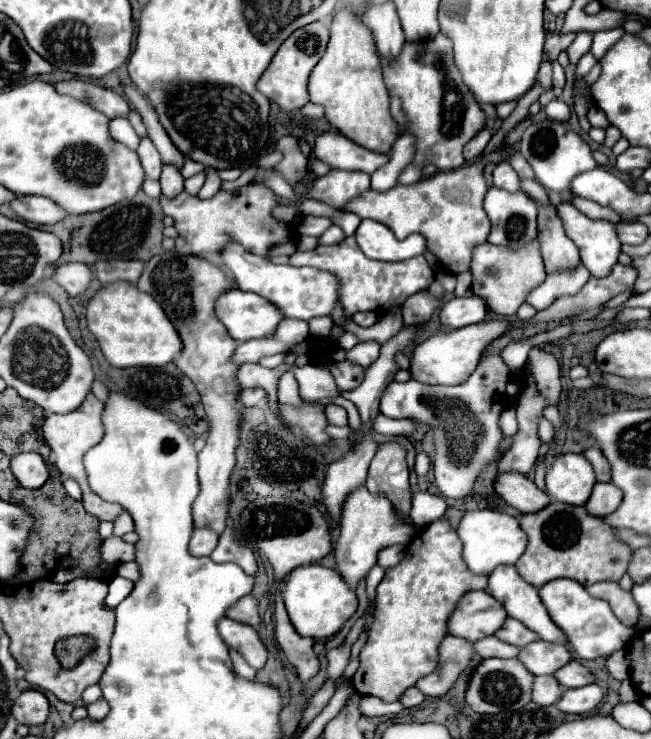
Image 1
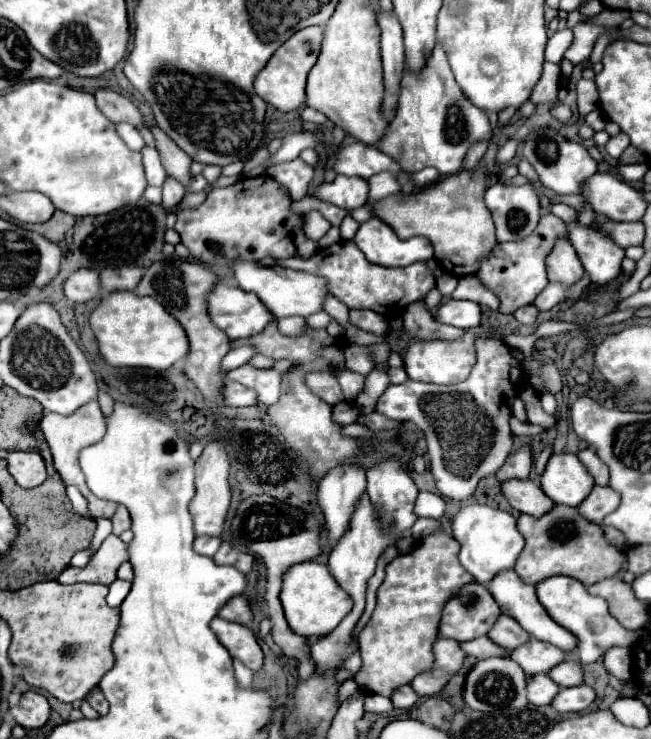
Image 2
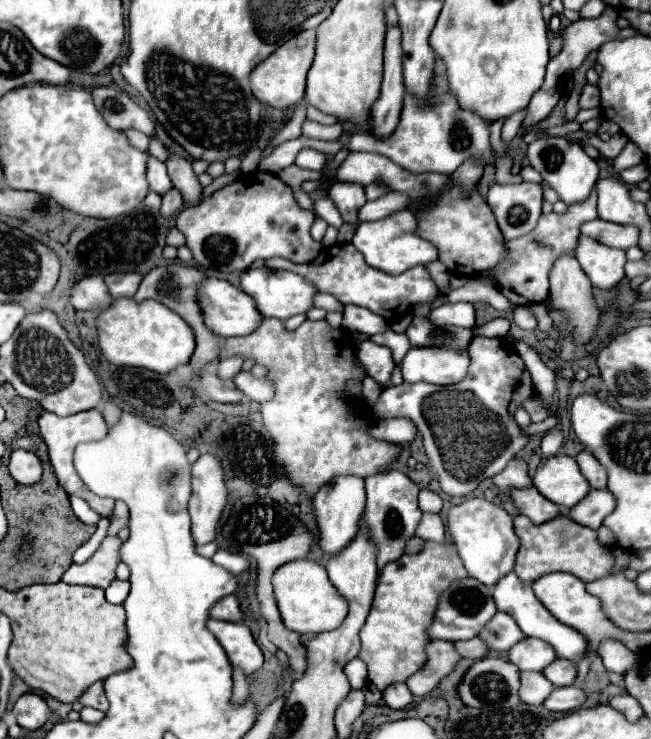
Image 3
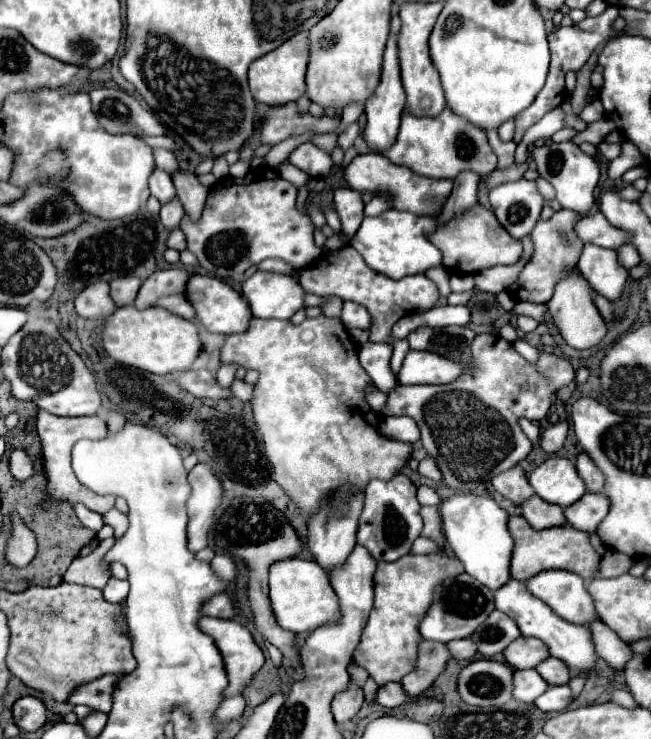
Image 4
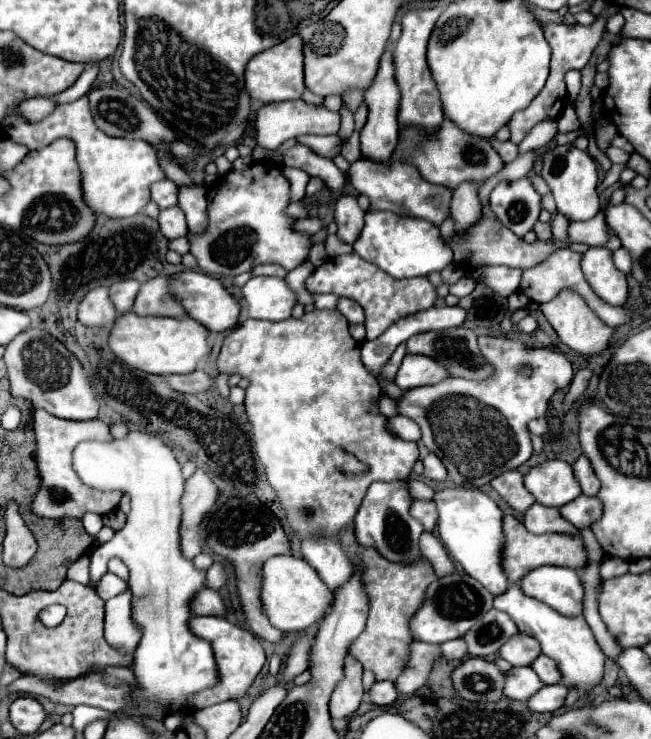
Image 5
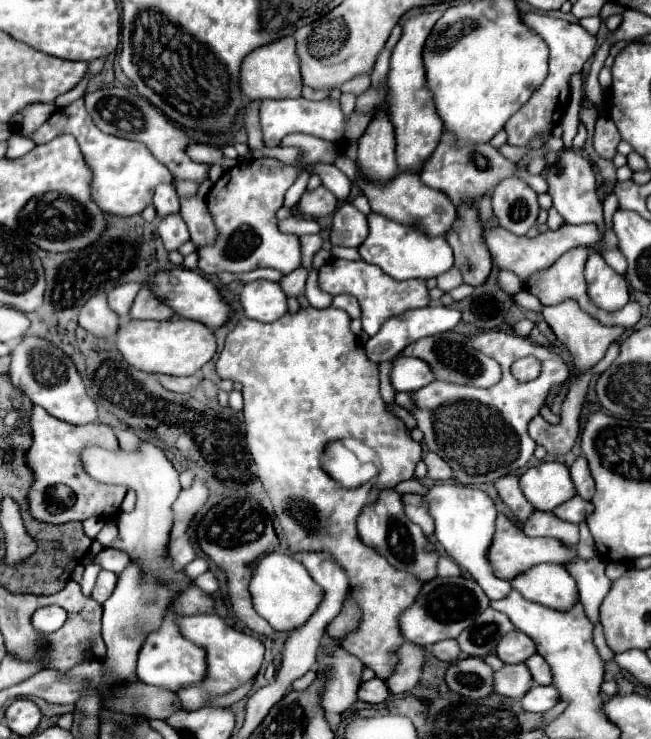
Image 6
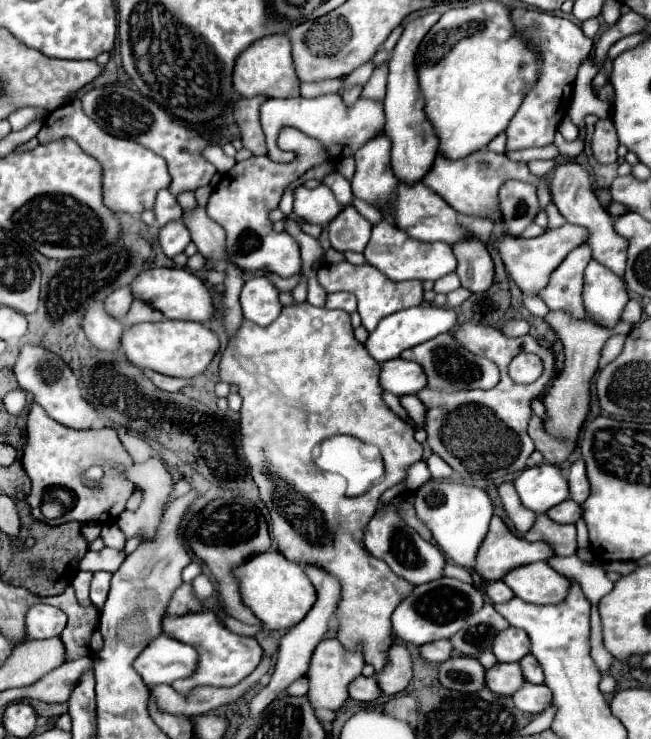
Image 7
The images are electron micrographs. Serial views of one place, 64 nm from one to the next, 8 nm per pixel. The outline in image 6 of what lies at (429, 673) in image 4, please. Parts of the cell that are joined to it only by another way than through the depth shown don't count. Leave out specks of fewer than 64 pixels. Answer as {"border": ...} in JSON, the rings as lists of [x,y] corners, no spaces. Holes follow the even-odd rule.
{"border":[[[404,642],[398,652],[398,664],[394,666],[392,674],[386,680],[390,694],[408,692],[420,678],[420,666],[424,660],[424,650],[412,642]]]}

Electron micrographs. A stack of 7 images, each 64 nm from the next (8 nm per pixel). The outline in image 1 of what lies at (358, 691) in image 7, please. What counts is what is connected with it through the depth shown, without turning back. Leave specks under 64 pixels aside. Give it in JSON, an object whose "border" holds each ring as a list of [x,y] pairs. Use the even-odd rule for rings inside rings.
{"border":[[[408,688],[408,690],[400,696],[400,702],[402,702],[402,706],[404,706],[404,708],[418,706],[418,704],[422,704],[424,700],[426,700],[426,696],[424,696],[424,694],[420,694],[420,690],[416,690],[416,688]]]}

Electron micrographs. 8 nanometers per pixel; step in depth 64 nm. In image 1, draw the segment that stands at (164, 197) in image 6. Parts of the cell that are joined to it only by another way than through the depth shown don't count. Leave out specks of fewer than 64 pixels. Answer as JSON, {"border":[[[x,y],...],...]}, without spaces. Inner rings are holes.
{"border":[[[142,138],[140,148],[138,148],[136,152],[138,152],[138,156],[140,156],[140,162],[142,162],[142,168],[144,168],[144,172],[146,172],[146,178],[150,178],[150,180],[160,180],[162,162],[160,162],[160,154],[158,154],[158,150],[154,148],[152,140],[150,140],[150,138]]]}

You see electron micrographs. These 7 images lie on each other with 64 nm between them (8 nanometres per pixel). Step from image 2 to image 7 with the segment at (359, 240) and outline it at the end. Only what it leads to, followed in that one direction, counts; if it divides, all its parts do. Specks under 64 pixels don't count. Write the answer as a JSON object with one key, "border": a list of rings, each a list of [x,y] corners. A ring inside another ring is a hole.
{"border":[[[382,220],[380,224],[376,224],[372,228],[372,238],[364,250],[364,256],[366,256],[368,264],[378,268],[384,276],[388,276],[394,282],[413,279],[435,282],[443,276],[456,272],[456,266],[458,266],[458,262],[452,254],[452,248],[448,244],[416,242],[416,240],[408,238],[400,228],[390,226],[386,220]]]}

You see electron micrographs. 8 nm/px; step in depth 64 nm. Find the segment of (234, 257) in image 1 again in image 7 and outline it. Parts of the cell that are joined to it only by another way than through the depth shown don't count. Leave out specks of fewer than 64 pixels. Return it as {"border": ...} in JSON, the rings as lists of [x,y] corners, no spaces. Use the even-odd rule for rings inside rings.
{"border":[[[250,278],[240,294],[240,304],[244,318],[258,324],[268,326],[274,318],[278,318],[282,304],[278,302],[278,290],[268,282],[268,278]]]}

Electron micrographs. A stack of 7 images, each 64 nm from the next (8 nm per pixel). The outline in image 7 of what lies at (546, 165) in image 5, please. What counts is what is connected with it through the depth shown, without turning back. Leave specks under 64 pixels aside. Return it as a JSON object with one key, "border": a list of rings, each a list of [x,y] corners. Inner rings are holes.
{"border":[[[566,162],[566,164],[556,166],[552,182],[550,182],[550,190],[552,190],[552,202],[556,204],[558,212],[566,218],[566,222],[582,226],[582,228],[588,230],[588,238],[582,244],[590,246],[592,258],[596,262],[604,264],[606,268],[610,268],[614,274],[618,274],[622,278],[624,276],[624,268],[626,268],[628,240],[624,240],[624,236],[620,236],[614,230],[612,216],[600,206],[598,198],[594,196],[592,182],[590,182],[590,176],[588,176],[586,168],[580,166],[578,162]]]}

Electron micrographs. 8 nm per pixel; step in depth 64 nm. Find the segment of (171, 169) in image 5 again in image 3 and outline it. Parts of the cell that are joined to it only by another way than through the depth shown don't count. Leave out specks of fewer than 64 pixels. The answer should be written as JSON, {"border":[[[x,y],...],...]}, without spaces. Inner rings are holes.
{"border":[[[155,137],[150,142],[148,150],[151,155],[156,156],[157,159],[161,160],[162,162],[165,162],[166,157],[168,156],[168,151],[164,148],[166,148],[165,145],[157,137]]]}

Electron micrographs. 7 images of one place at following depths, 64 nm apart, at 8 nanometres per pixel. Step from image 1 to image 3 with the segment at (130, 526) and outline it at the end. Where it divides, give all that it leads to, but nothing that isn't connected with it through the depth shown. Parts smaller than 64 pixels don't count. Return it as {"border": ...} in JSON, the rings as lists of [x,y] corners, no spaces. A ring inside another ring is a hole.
{"border":[[[116,500],[116,508],[114,508],[114,520],[110,522],[108,528],[108,536],[116,536],[120,528],[124,528],[128,522],[128,506],[122,500]]]}

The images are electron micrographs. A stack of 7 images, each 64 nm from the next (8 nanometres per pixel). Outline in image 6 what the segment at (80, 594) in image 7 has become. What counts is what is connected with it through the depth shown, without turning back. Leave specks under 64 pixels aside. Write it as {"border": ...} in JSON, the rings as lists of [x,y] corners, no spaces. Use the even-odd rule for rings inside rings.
{"border":[[[90,564],[90,566],[86,566],[86,568],[84,568],[84,576],[82,576],[82,580],[78,582],[78,584],[80,584],[80,588],[82,588],[82,594],[84,594],[84,596],[92,592],[98,572],[100,572],[101,569],[102,568],[100,566],[96,566],[96,564]]]}

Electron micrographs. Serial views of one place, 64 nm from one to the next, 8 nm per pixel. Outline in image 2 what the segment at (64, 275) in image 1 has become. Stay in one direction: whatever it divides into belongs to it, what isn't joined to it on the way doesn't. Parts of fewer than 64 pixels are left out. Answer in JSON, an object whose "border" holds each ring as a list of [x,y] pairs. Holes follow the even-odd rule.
{"border":[[[82,268],[82,270],[72,272],[70,278],[64,282],[64,292],[72,304],[100,300],[102,298],[102,284],[100,284],[98,272],[92,268]]]}

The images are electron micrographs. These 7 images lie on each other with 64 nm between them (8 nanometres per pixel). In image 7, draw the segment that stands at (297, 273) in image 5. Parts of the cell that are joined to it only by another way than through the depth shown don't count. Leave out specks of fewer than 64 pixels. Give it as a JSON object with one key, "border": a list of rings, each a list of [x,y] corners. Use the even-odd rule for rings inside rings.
{"border":[[[266,274],[266,278],[278,288],[278,290],[288,290],[288,292],[292,292],[292,288],[298,284],[298,280],[300,280],[300,274],[298,276],[292,276],[292,278],[280,278],[278,274]]]}

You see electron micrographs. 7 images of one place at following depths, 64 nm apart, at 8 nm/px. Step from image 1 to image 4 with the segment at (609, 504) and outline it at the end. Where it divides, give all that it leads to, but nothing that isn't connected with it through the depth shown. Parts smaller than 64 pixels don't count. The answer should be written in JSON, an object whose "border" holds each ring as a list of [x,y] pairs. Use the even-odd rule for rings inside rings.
{"border":[[[586,492],[580,500],[564,508],[568,524],[582,532],[594,532],[606,514],[608,514],[608,500],[604,500],[602,494]]]}

